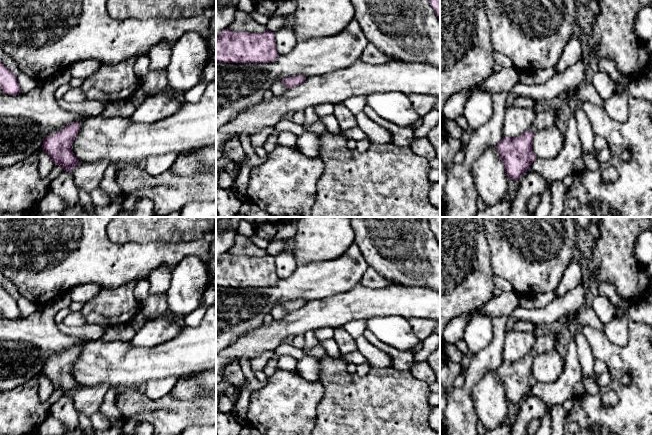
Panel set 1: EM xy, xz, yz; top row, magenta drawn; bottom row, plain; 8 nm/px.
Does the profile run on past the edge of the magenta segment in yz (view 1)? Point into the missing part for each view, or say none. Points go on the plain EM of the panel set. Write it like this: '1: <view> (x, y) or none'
1: yz (545, 341)

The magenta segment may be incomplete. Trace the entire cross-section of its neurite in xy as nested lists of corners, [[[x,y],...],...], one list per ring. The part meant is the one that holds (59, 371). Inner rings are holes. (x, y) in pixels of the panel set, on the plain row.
[[[73,346],[64,352],[52,354],[43,365],[42,374],[63,394],[72,395],[81,388],[72,375],[72,367],[79,354],[80,347]]]

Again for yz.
[[[561,327],[555,333],[540,331],[535,344],[526,356],[514,362],[503,361],[497,368],[496,373],[509,403],[518,405],[537,383],[532,373],[534,358],[543,352],[555,349],[562,329]]]

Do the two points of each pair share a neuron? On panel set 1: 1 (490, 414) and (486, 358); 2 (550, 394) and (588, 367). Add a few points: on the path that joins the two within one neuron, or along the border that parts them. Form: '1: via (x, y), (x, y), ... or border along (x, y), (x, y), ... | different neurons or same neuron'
1: border along (495, 370), (488, 370), (472, 389) | different neurons
2: border along (576, 348), (579, 365), (583, 374) | different neurons

